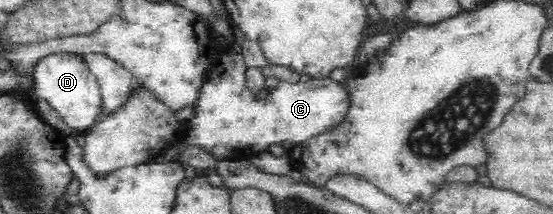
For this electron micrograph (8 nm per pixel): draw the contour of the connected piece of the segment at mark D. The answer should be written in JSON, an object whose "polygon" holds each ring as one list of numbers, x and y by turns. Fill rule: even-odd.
{"polygon":[[76,53,49,54,39,58,32,68,33,89,37,96,54,108,73,132,70,136,85,135,98,124,102,112,101,90,97,78,89,71,83,55]]}

